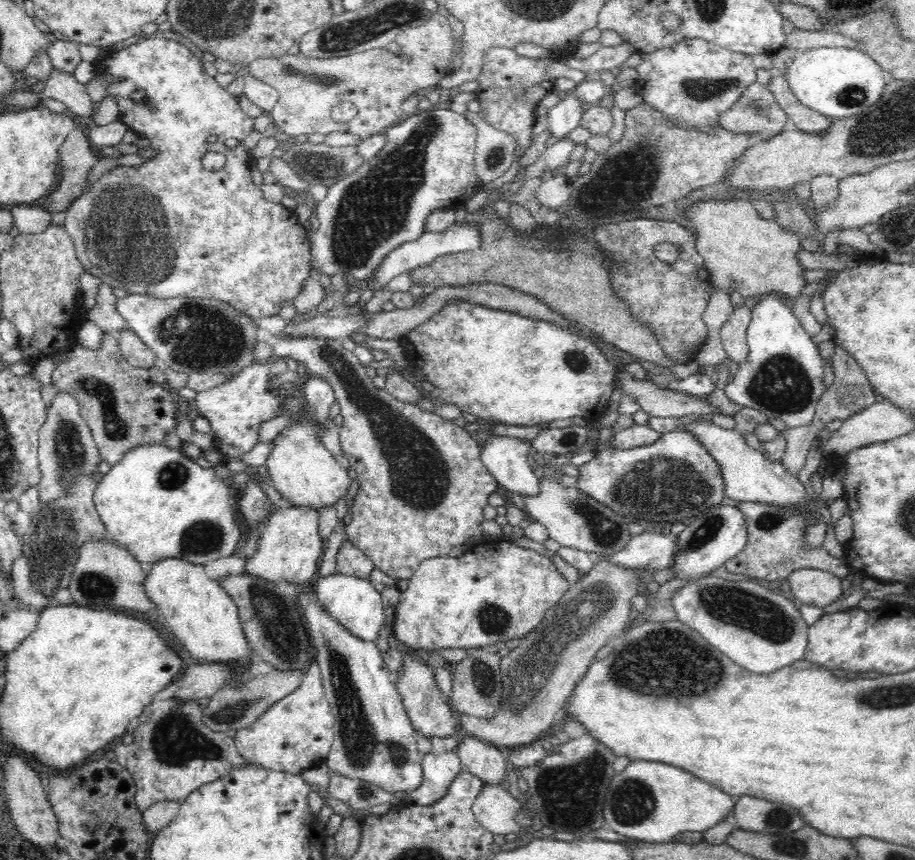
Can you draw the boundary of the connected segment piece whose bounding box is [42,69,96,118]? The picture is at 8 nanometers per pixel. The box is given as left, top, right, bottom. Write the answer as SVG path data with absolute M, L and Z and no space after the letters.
M55 69L45 83L42 98L53 98L66 103L70 111L78 116L86 116L86 118L94 116L96 104L90 99L85 86L79 82L77 75L60 73Z

